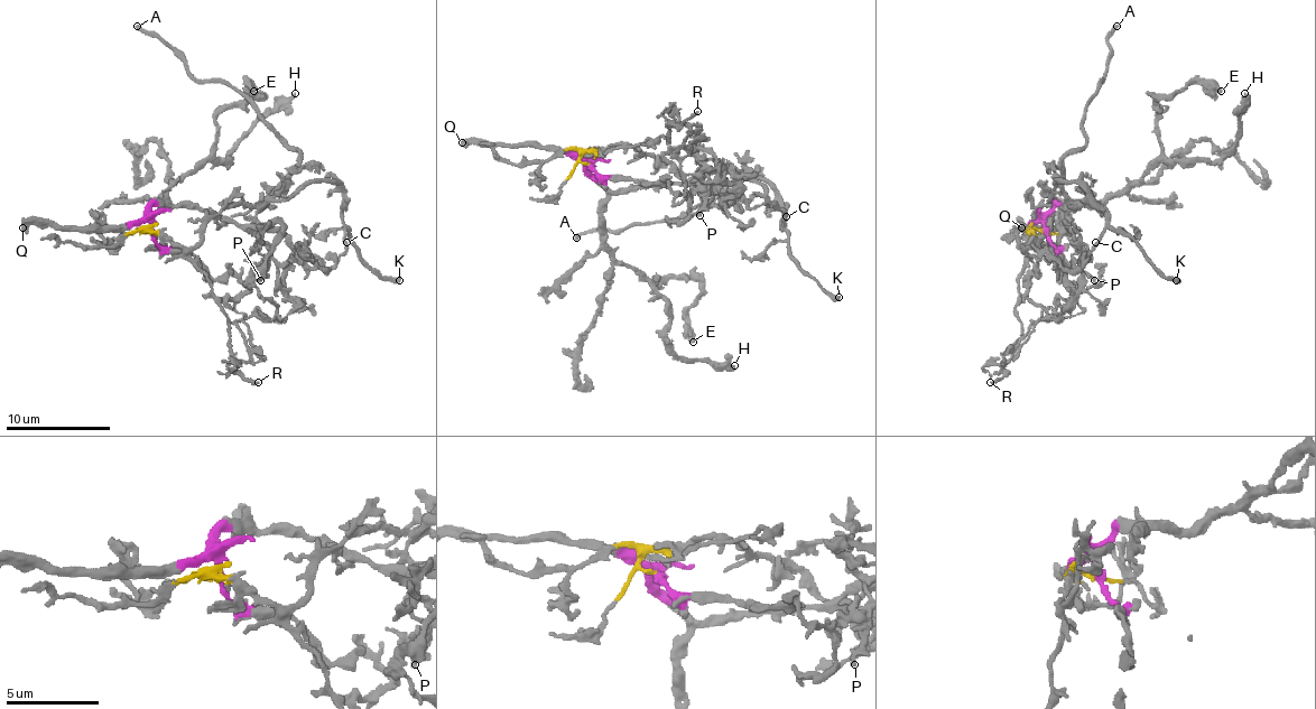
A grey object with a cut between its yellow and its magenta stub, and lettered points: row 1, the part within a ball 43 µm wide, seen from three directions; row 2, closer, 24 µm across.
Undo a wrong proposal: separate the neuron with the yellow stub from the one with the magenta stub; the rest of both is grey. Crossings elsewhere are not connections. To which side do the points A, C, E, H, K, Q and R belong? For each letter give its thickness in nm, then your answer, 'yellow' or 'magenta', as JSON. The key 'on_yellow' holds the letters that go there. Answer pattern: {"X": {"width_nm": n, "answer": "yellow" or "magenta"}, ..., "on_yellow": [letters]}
{"A": {"width_nm": 280, "answer": "yellow"}, "C": {"width_nm": 220, "answer": "yellow"}, "E": {"width_nm": 320, "answer": "magenta"}, "H": {"width_nm": 360, "answer": "magenta"}, "K": {"width_nm": 420, "answer": "yellow"}, "Q": {"width_nm": 500, "answer": "magenta"}, "R": {"width_nm": 240, "answer": "yellow"}, "on_yellow": ["A", "C", "K", "R"]}

